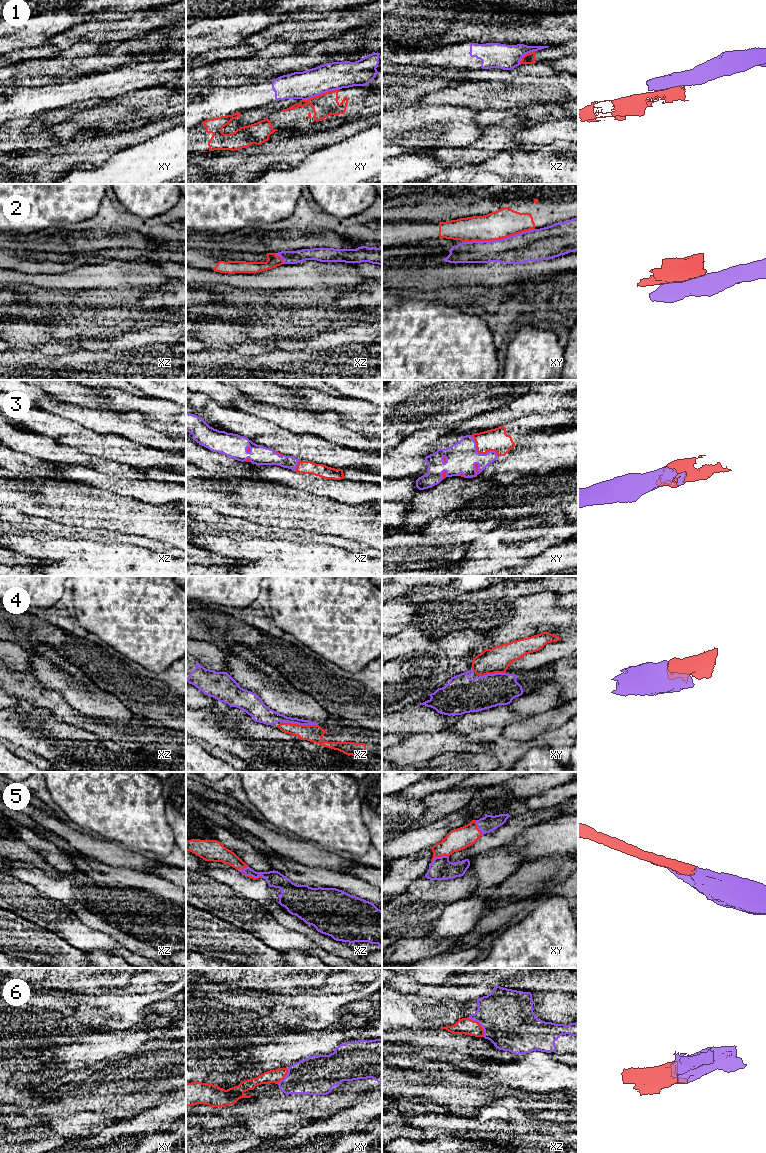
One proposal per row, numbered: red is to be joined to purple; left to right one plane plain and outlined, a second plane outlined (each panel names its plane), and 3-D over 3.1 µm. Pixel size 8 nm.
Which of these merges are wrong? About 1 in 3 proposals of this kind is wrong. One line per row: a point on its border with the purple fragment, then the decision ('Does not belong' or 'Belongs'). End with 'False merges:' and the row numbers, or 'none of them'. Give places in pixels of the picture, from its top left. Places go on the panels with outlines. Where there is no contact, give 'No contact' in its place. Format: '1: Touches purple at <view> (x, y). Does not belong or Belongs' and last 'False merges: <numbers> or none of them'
1: Touches purple at xy (320, 94). Does not belong
2: Touches purple at xy (498, 240). Does not belong
3: Touches purple at xy (480, 454). Belongs
4: Touches purple at xz (301, 724). Belongs
5: Touches purple at xy (439, 857). Belongs
6: Touches purple at xz (480, 1024). Belongs
False merges: 1, 2

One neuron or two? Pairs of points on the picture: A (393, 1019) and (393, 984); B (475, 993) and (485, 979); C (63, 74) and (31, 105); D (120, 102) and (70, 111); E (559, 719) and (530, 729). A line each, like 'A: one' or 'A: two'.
A: two
B: two
C: two
D: two
E: one

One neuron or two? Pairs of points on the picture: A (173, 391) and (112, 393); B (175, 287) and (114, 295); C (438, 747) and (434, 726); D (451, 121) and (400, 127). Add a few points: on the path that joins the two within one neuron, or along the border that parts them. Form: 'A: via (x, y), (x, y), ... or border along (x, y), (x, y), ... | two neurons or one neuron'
A: border along (145, 394), (168, 400) | two neurons
B: border along (153, 291), (135, 304) | two neurons
C: border along (443, 730), (411, 733) | two neurons
D: via (438, 123), (413, 123) | one neuron

